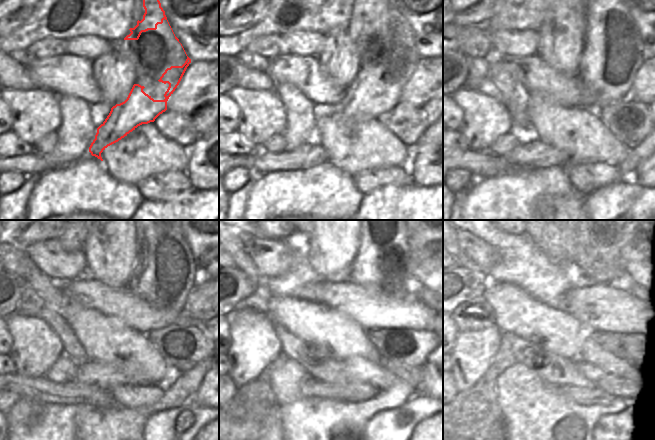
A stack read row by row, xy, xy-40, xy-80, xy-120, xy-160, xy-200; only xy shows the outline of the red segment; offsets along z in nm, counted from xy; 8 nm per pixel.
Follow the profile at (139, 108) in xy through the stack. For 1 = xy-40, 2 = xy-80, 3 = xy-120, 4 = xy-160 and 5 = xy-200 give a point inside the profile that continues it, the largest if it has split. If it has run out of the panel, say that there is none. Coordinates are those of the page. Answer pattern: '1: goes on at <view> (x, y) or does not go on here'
1: goes on at xy-40 (396, 69)
2: goes on at xy-80 (614, 54)
3: goes on at xy-120 (172, 273)
4: goes on at xy-160 (392, 278)
5: goes on at xy-200 (611, 270)

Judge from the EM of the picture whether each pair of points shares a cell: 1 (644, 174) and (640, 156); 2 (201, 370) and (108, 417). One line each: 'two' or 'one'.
1: two
2: one

